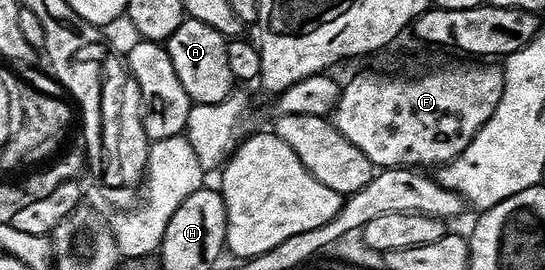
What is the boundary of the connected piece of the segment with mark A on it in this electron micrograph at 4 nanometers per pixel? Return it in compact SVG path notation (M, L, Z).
M186 17L167 39L166 46L170 62L174 64L174 73L178 73L178 81L182 81L182 89L186 89L193 104L217 103L233 94L235 87L232 86L237 86L238 80L234 73L230 73L229 58L226 57L228 39L218 33L214 25Z

